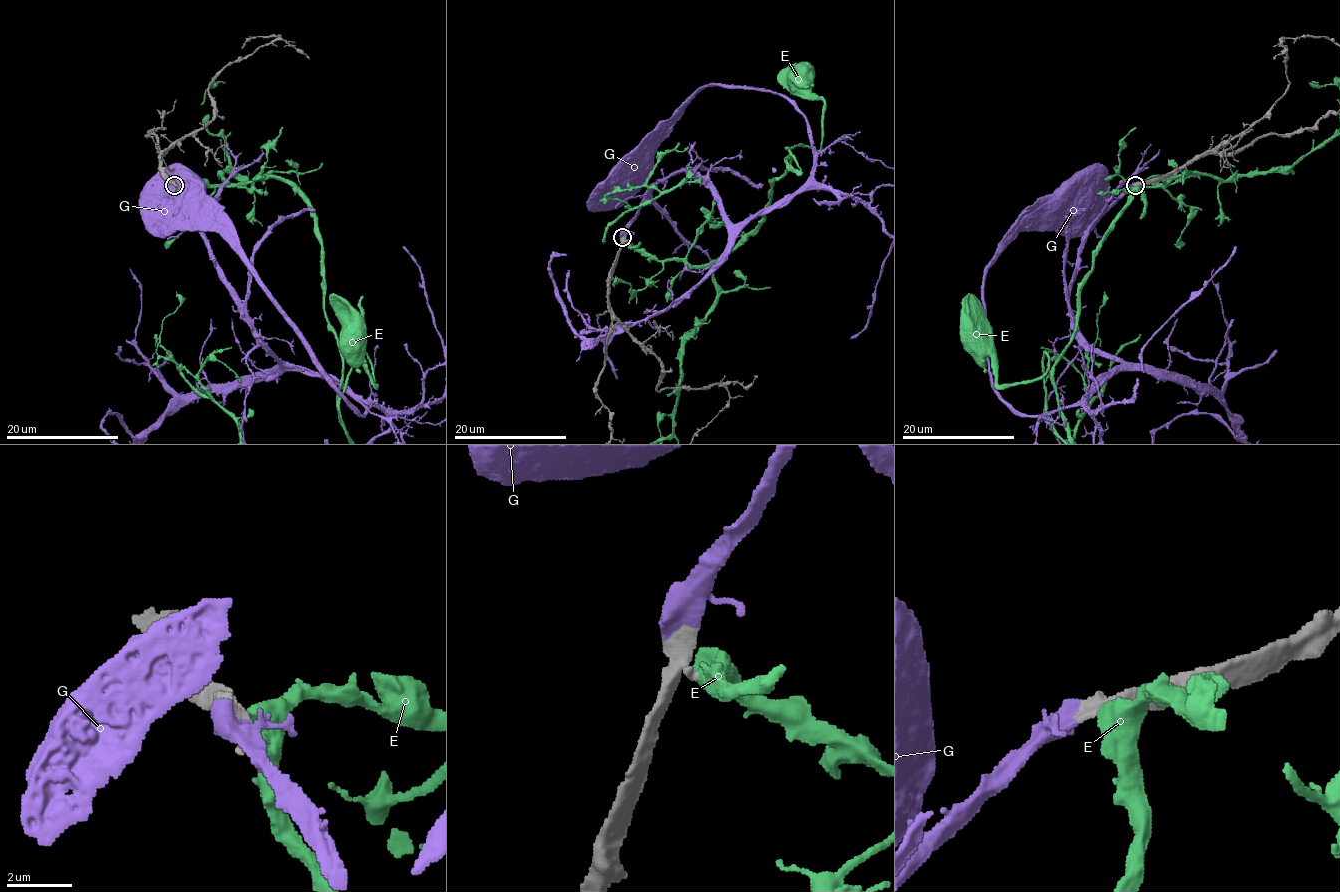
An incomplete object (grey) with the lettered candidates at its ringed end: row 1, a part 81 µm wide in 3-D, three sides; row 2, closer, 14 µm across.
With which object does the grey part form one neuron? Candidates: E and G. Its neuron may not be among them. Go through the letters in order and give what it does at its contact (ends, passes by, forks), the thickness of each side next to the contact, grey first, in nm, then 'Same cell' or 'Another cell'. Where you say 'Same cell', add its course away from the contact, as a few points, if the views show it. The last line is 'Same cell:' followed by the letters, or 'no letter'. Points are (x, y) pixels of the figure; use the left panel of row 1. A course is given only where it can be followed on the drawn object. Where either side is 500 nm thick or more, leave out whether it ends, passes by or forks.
E: Thickness 320 nm (grey) against 700 nm. Another cell
G: Thickness 440 nm (grey) against 600 nm. Same cell. Its course: (174, 184), (253, 333), (286, 364), (336, 379), (366, 409), (362, 415), (256, 271), (191, 206), (183, 188)
Same cell: G

